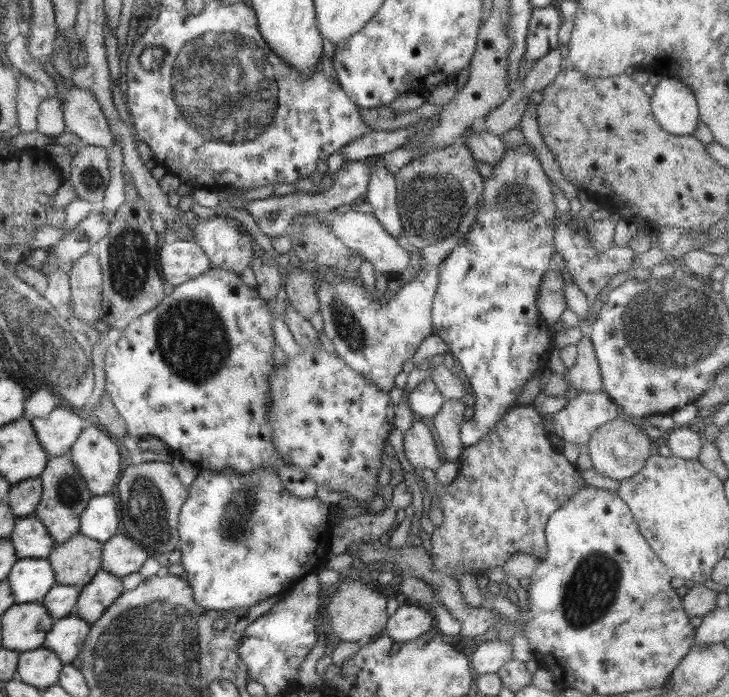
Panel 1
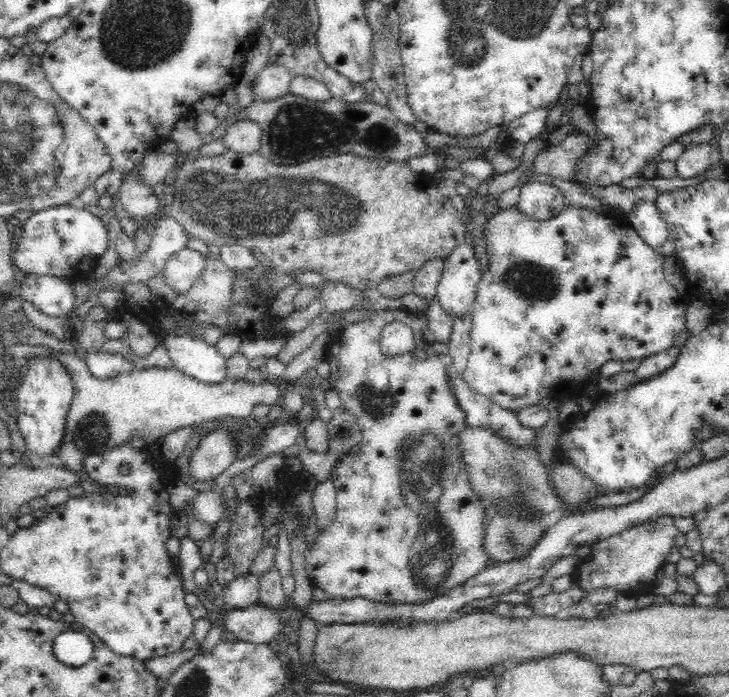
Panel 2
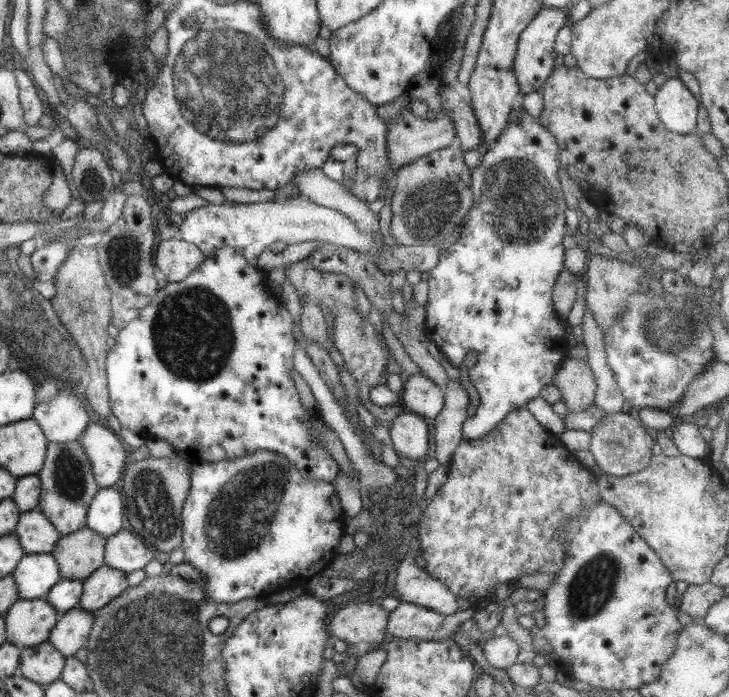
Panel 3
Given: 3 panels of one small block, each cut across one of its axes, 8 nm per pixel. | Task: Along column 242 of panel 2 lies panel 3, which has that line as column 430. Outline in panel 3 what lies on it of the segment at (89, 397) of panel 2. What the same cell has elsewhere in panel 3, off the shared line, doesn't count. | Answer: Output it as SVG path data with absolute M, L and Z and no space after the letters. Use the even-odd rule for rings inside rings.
M423 373L409 375L399 397L411 413L427 418L435 418L444 401L443 389Z

